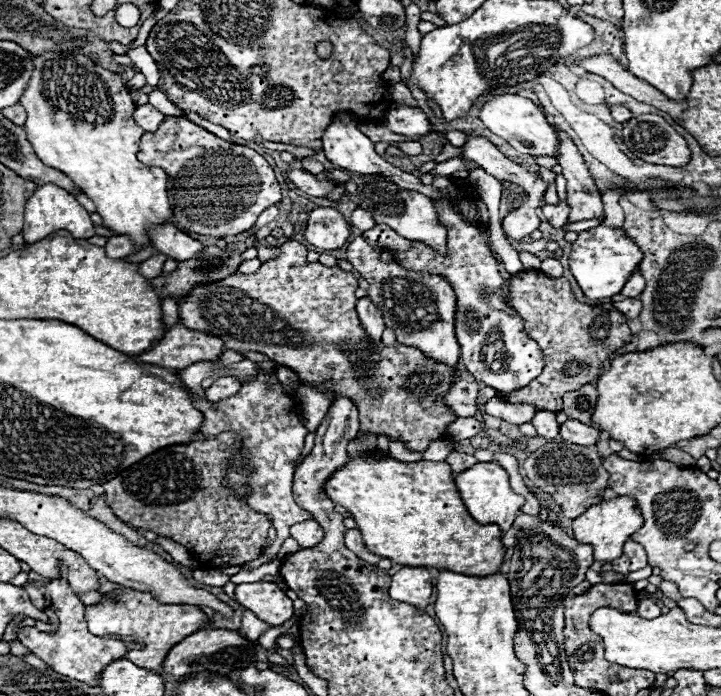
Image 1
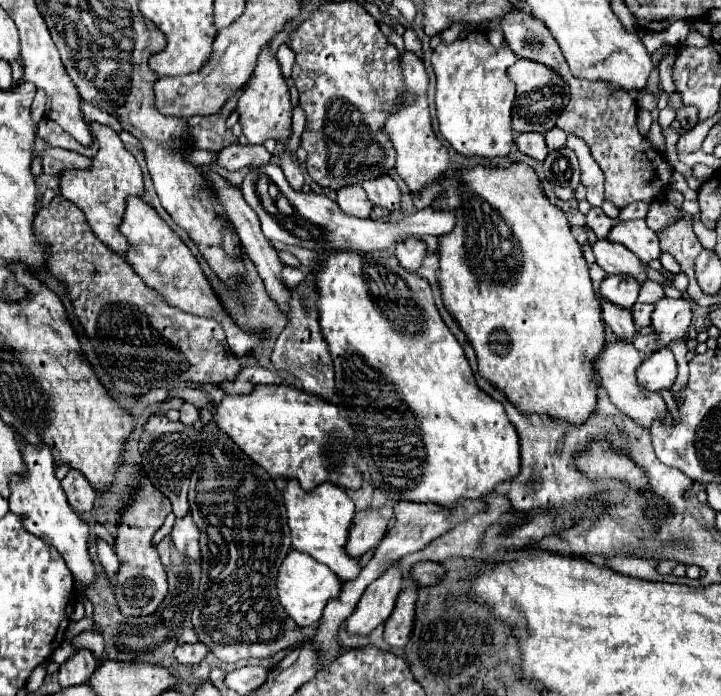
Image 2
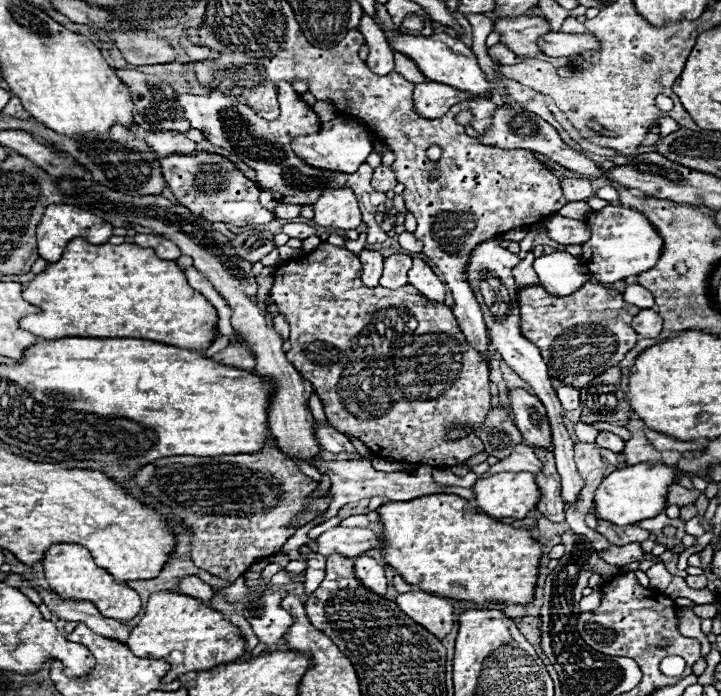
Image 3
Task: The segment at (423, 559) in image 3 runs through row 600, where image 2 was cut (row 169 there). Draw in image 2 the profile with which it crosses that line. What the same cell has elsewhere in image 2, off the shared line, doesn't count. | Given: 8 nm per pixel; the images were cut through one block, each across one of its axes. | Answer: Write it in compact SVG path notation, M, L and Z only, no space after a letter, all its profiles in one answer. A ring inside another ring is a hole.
M510 164L510 168L476 166L472 170L454 172L452 178L444 178L444 180L440 180L440 184L444 186L444 196L440 200L436 200L434 206L440 208L440 210L450 208L452 212L456 212L454 230L446 236L440 236L440 244L438 244L438 258L440 258L438 280L440 280L442 300L444 300L444 308L458 322L458 326L462 328L462 332L466 334L468 342L474 348L476 358L478 358L480 376L484 380L488 380L492 386L496 386L498 390L502 390L506 394L506 398L522 414L548 416L548 418L554 418L554 420L564 420L564 422L574 424L574 426L584 424L596 408L598 398L596 398L596 380L594 380L594 360L604 350L606 340L604 340L604 322L602 322L602 316L600 316L600 312L602 312L600 300L594 292L589 267L584 260L584 254L582 254L582 246L574 240L566 216L562 214L562 210L558 210L554 204L548 202L548 198L542 192L542 186L540 186L540 180L538 180L536 172L532 168L528 168L526 164ZM516 262L520 262L520 268L516 270L516 274L512 278L512 266Z

